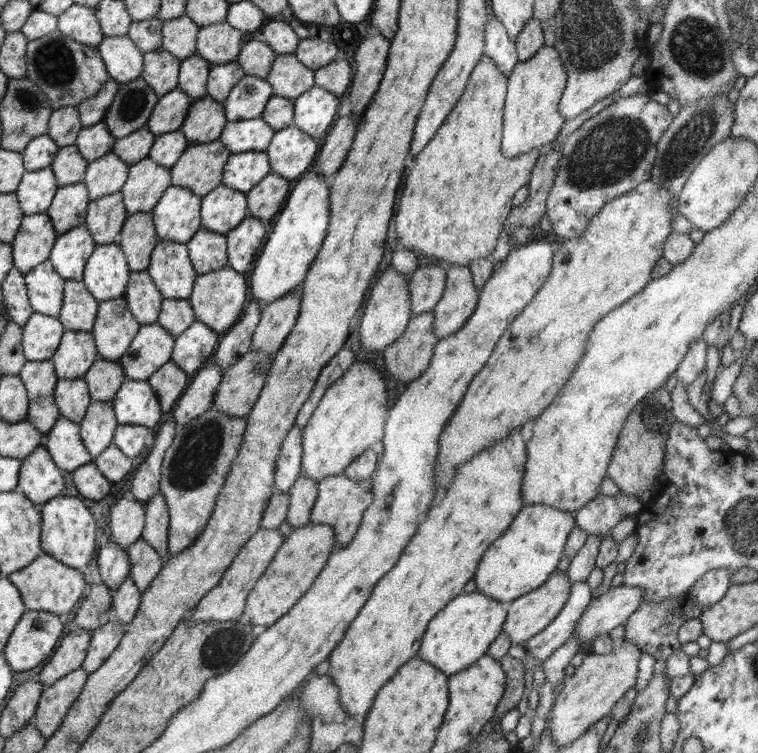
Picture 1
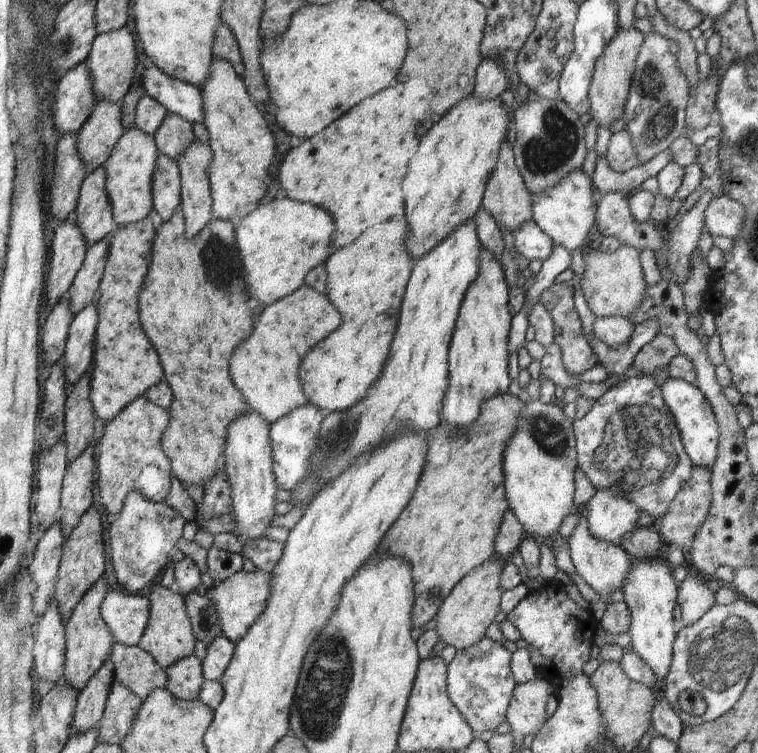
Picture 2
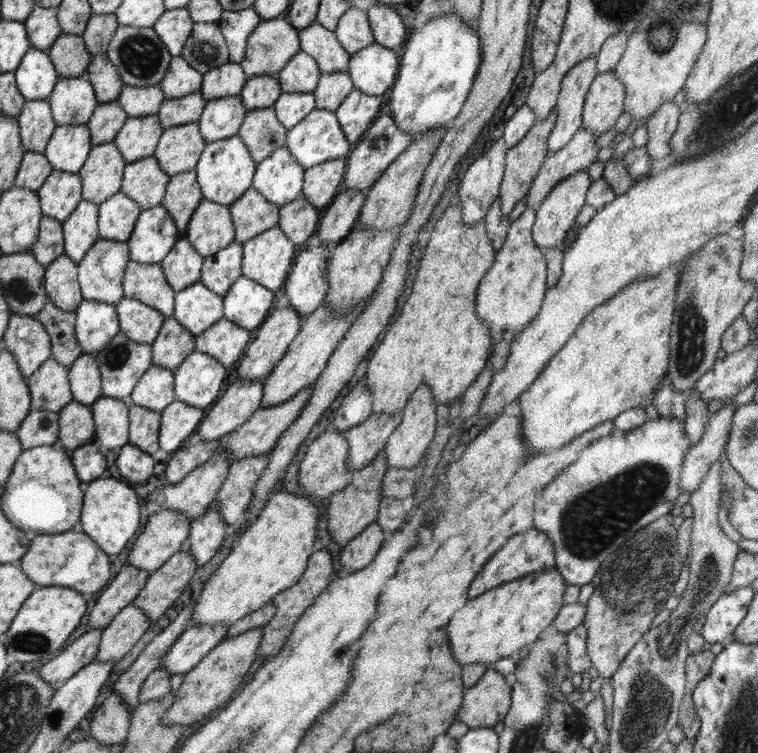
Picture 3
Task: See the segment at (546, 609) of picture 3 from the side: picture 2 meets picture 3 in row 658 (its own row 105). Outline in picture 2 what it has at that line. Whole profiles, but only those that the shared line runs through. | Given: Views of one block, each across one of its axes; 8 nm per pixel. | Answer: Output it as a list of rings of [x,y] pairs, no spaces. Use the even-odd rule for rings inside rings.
[[[473,94],[455,104],[432,130],[420,138],[420,146],[416,156],[410,160],[406,176],[402,180],[404,192],[404,212],[408,220],[408,236],[406,236],[406,252],[414,262],[427,255],[437,244],[440,244],[456,227],[472,219],[482,206],[486,183],[496,166],[500,145],[507,135],[508,115],[514,114],[515,107],[510,110],[500,104],[500,97],[480,99]]]

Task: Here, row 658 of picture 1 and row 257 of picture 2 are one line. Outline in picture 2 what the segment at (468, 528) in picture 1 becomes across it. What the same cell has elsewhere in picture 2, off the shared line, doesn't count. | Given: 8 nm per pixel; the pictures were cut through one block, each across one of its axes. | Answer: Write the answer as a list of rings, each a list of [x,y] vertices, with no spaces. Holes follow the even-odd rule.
[[[384,222],[368,228],[354,244],[340,247],[325,260],[328,290],[326,296],[338,308],[342,316],[342,326],[334,330],[322,342],[316,343],[299,364],[299,383],[308,403],[319,409],[341,411],[363,399],[368,388],[381,375],[384,361],[387,359],[390,345],[399,321],[399,308],[411,275],[414,260],[404,250],[406,222]]]

